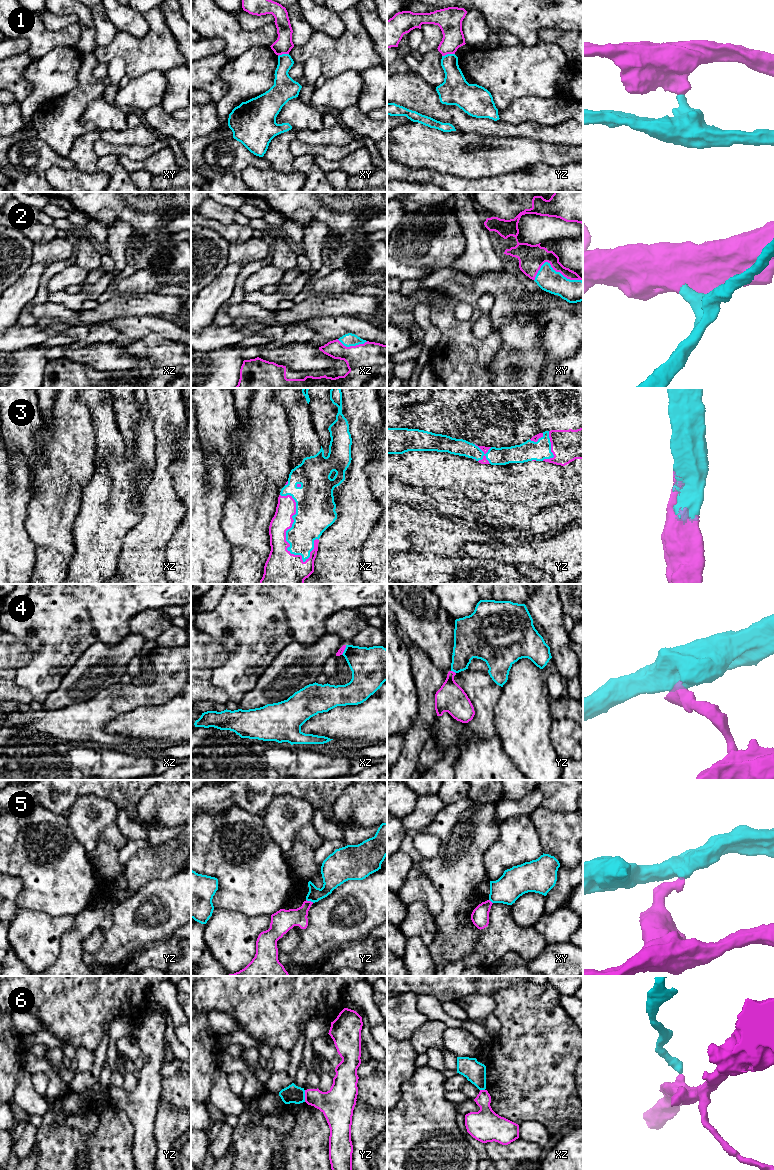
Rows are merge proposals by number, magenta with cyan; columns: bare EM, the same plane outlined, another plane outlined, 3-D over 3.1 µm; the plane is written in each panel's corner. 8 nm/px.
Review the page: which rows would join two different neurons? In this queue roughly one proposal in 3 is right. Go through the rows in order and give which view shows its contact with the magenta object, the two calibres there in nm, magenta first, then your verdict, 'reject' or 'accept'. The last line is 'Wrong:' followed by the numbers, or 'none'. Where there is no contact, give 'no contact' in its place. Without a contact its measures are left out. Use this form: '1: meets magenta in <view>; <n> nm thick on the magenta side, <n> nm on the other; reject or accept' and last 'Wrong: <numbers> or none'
1: meets magenta in yz; 190 nm thick on the magenta side, 180 nm on the other; reject
2: meets magenta in xy; 200 nm thick on the magenta side, 190 nm on the other; accept
3: meets magenta in xz; 170 nm thick on the magenta side, 320 nm on the other; accept
4: meets magenta in yz; 240 nm thick on the magenta side, 220 nm on the other; reject
5: meets magenta in yz; 160 nm thick on the magenta side, 150 nm on the other; reject
6: meets magenta in yz; 240 nm thick on the magenta side, 140 nm on the other; reject
Wrong: 1, 4, 5, 6

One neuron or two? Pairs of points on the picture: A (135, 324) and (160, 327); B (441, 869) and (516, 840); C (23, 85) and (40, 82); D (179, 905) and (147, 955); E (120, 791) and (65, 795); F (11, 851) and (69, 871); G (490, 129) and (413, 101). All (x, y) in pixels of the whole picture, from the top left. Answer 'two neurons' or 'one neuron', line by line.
A: one neuron
B: two neurons
C: two neurons
D: two neurons
E: one neuron
F: one neuron
G: one neuron

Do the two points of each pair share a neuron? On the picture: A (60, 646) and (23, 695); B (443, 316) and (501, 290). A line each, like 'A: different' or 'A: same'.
A: different
B: same

